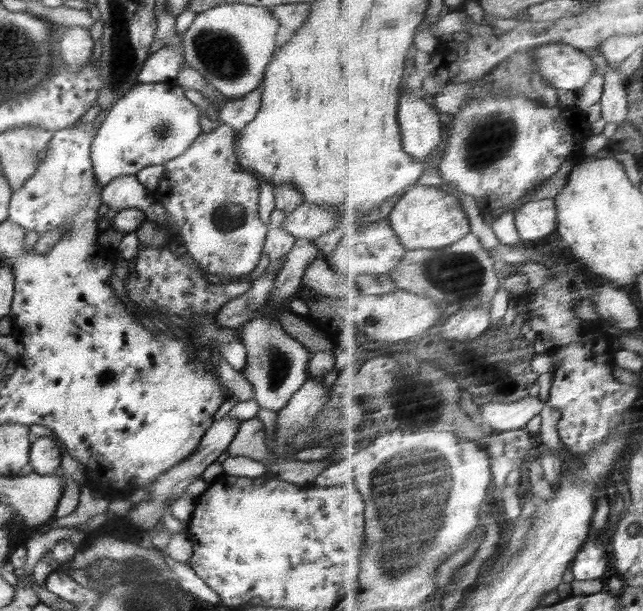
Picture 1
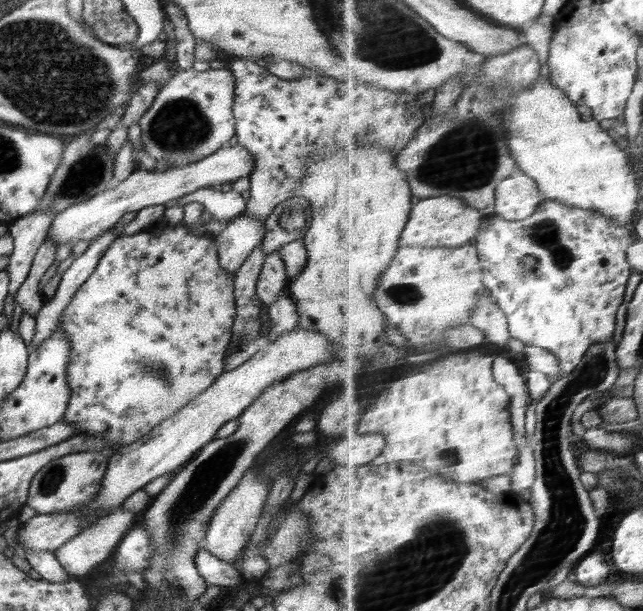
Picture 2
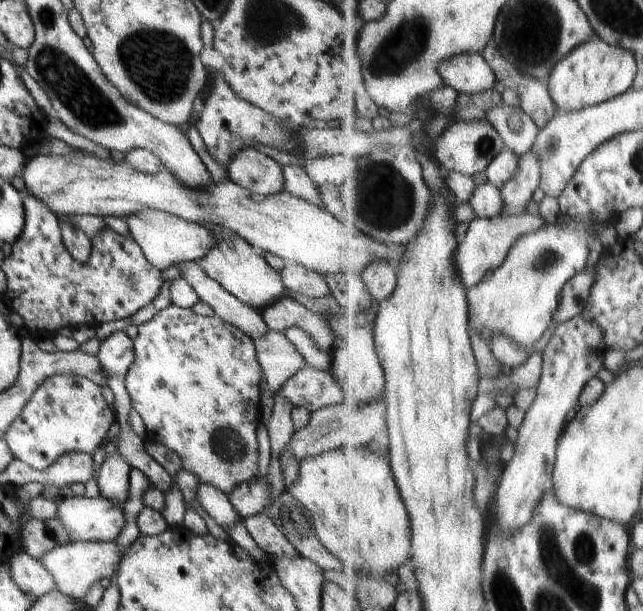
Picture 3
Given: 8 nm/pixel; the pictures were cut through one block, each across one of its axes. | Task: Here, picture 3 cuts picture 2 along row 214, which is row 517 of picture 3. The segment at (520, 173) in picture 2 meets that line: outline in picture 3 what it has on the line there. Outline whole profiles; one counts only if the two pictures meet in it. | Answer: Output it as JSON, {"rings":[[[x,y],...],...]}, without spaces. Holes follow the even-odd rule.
{"rings":[[[584,314],[560,324],[544,351],[545,365],[537,399],[518,429],[516,454],[506,464],[496,494],[498,522],[513,533],[533,519],[536,507],[551,487],[557,468],[557,450],[568,425],[568,414],[580,406],[582,393],[589,382],[605,368],[609,351],[603,328]]]}

